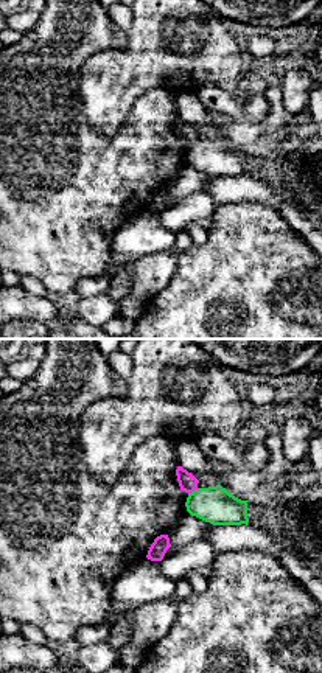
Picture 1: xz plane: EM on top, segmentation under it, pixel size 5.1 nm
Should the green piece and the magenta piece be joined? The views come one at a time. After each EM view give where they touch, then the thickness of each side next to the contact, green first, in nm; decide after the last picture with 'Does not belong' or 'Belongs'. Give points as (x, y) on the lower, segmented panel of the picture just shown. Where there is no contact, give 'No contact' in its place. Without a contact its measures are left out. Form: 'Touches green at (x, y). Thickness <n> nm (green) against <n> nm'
Touches green at (195, 490). Thickness 190 nm (green) against 90 nm

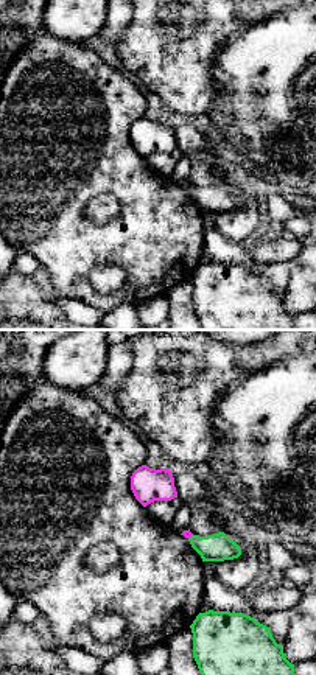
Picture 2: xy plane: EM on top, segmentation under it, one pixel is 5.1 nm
Touches green at (190, 537). Thickness 140 nm (green) against 50 nm

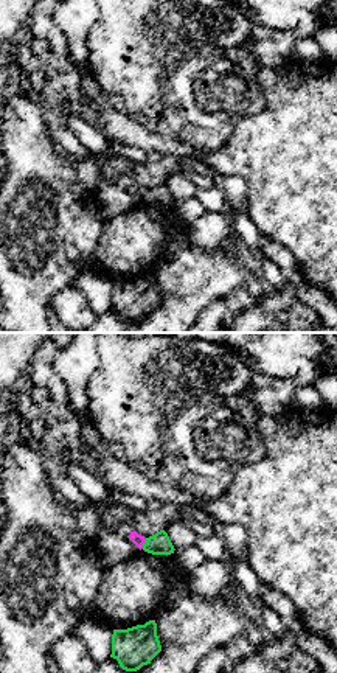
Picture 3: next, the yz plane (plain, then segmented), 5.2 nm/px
Touches green at (145, 543). Thickness 110 nm (green) against 60 nm

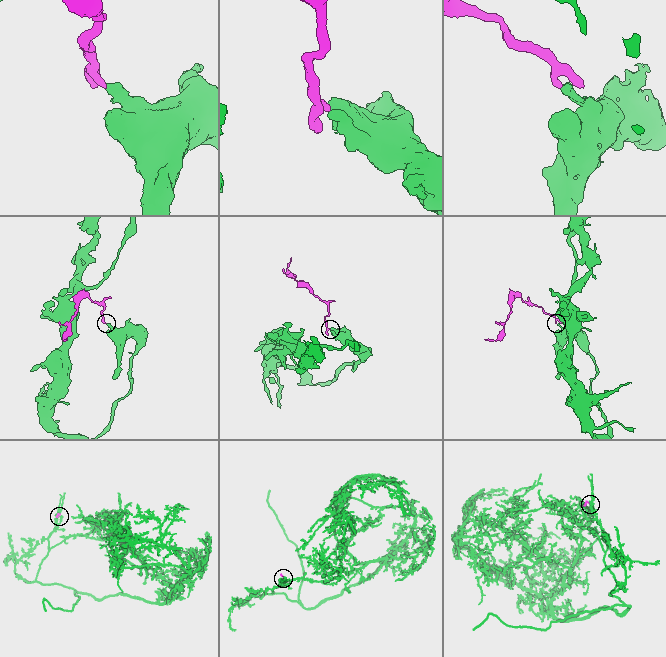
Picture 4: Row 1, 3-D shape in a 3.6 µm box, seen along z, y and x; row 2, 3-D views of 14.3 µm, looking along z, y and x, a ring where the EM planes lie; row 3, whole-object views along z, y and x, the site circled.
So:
Does not belong

